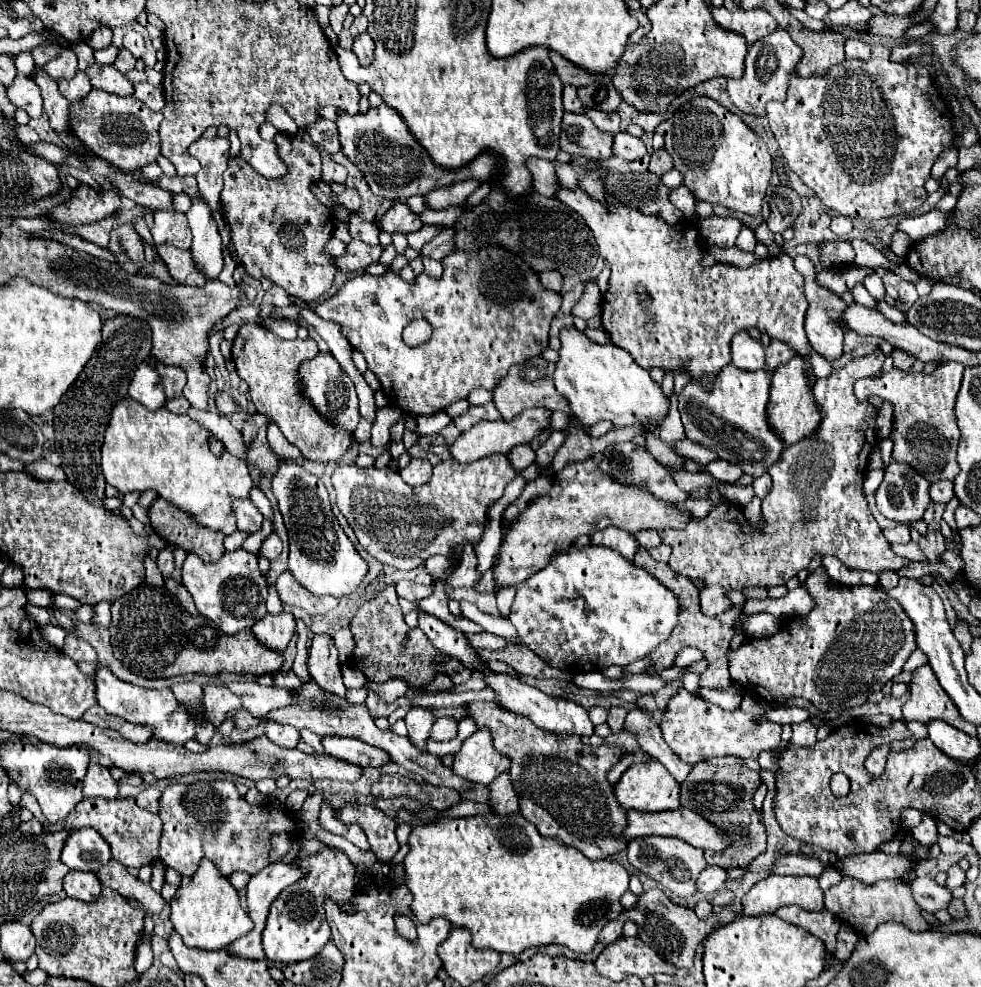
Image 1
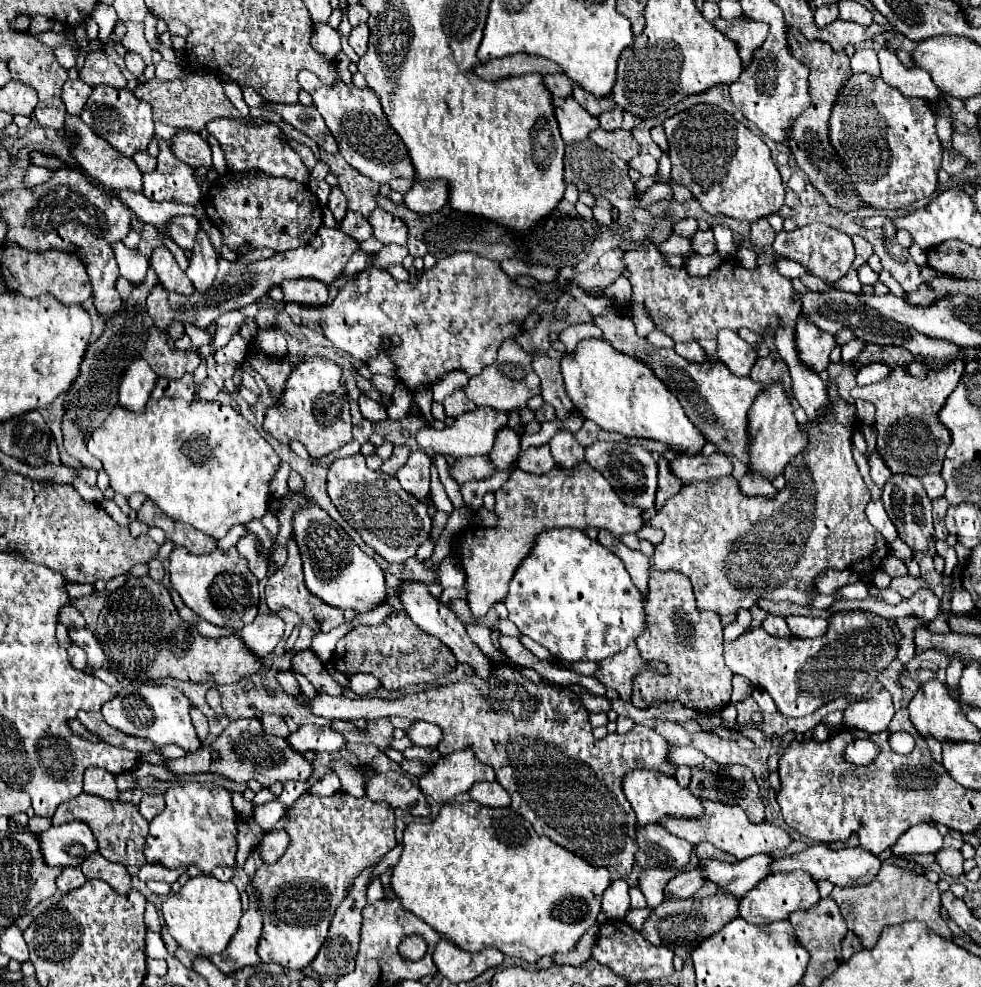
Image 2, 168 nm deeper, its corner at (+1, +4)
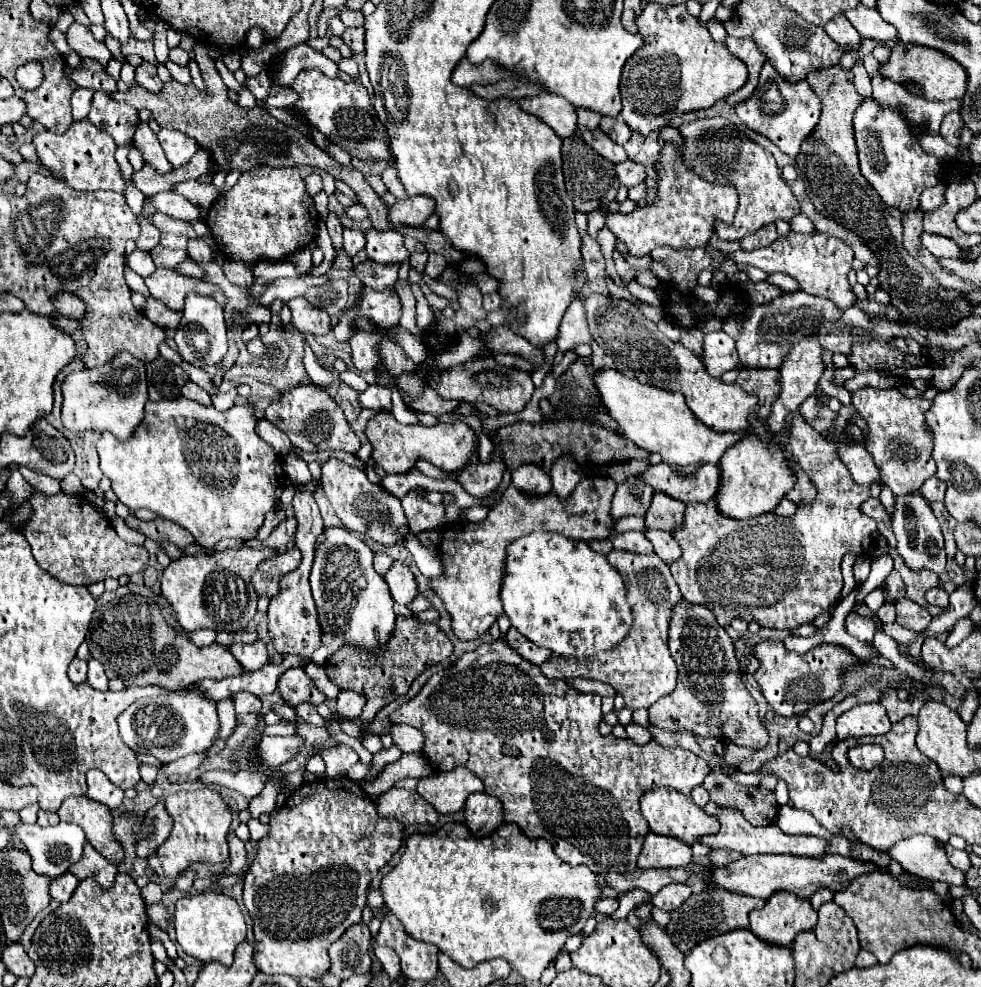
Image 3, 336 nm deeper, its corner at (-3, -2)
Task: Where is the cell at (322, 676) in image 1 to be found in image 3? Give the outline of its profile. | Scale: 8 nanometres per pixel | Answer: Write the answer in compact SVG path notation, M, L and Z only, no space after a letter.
M288 668L278 678L276 690L280 692L282 700L290 706L298 706L302 702L310 702L316 706L316 704L322 704L326 700L326 696L310 682L306 672L300 668Z

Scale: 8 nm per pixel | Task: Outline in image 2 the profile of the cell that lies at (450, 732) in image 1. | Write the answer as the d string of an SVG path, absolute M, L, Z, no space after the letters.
M414 722L414 726L406 732L408 738L412 738L412 742L416 746L436 746L442 738L442 732L436 724L430 722Z

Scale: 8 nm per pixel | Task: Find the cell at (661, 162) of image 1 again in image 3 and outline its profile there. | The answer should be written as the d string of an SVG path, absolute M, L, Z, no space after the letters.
M626 160L626 162L620 162L616 166L616 176L618 176L618 180L620 180L622 186L632 188L632 186L638 186L638 184L644 182L646 170L644 170L642 164L636 164L632 160Z

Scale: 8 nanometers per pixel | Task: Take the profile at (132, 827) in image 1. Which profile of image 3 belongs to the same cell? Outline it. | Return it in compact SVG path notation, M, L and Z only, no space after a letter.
M70 796L62 802L58 816L62 822L78 824L86 840L110 862L118 864L124 860L122 848L116 844L112 836L112 814L106 806L96 804L86 796Z

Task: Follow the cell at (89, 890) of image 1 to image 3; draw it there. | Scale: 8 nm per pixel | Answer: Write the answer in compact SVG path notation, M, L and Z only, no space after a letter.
M64 872L62 876L50 882L50 896L58 902L66 902L72 898L72 892L76 890L76 886L78 886L78 878L70 872Z

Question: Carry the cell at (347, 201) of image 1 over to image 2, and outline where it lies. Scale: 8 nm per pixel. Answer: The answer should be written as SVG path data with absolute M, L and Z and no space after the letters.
M332 188L330 198L328 198L328 208L330 208L330 212L334 214L334 218L336 218L338 222L342 222L344 214L346 214L346 210L348 210L346 204L348 204L348 200L346 200L344 192L342 192L340 188Z

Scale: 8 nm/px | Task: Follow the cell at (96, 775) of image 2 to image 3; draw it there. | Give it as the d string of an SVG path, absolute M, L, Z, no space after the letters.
M90 770L86 774L88 778L88 790L86 790L86 796L94 802L100 802L104 806L108 806L110 810L120 806L122 804L122 798L124 798L124 792L120 788L116 788L100 770Z

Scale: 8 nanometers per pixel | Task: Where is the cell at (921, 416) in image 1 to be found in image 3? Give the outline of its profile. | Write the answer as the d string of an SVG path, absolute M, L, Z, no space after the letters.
M864 386L854 392L852 404L858 410L858 416L868 424L866 448L880 468L884 484L896 496L918 492L924 480L936 474L936 464L932 460L932 436L924 430L924 412L932 402L926 398L906 398L896 388Z

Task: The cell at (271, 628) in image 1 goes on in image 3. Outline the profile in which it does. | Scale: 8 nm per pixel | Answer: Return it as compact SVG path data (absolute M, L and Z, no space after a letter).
M262 640L254 644L232 644L230 652L244 670L260 670L268 662L268 648Z

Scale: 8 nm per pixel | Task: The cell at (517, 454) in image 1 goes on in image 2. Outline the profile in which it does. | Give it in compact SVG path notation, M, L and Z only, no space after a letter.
M510 428L500 430L490 452L490 458L498 470L508 470L510 464L520 458L520 436Z

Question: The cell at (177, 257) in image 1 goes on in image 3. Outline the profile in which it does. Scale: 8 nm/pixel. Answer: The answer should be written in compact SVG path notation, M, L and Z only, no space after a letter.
M156 268L152 276L144 278L144 282L156 300L162 300L170 310L176 312L184 308L184 298L188 296L188 292L198 292L212 297L214 292L222 293L220 287L214 283L194 280L170 268Z

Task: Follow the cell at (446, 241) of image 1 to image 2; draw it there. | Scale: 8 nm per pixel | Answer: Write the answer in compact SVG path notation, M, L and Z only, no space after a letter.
M408 238L408 250L410 250L410 254L414 256L414 258L424 258L426 256L426 244L422 242L422 240L418 240L418 238Z

